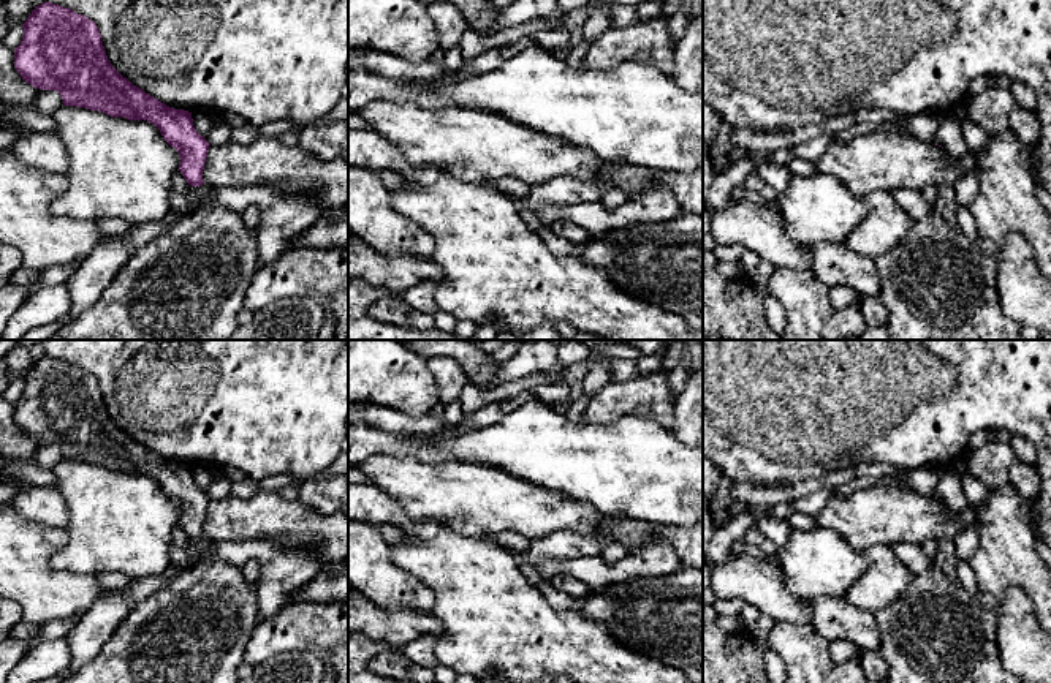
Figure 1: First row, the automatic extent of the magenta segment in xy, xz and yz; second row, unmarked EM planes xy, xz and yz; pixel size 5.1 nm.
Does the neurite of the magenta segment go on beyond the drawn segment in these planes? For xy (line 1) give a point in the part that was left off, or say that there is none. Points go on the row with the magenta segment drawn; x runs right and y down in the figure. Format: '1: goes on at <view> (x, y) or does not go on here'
1: does not go on here

